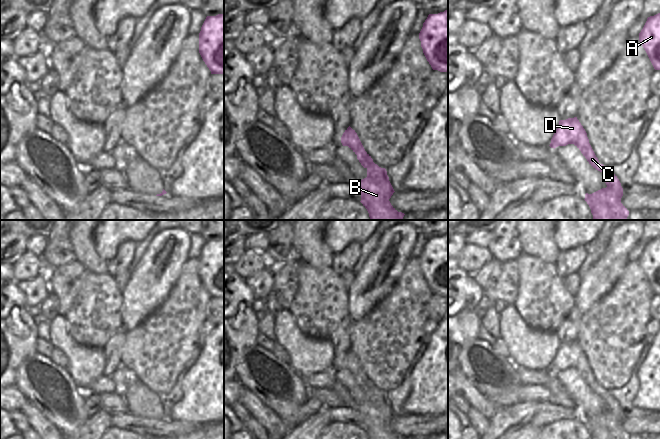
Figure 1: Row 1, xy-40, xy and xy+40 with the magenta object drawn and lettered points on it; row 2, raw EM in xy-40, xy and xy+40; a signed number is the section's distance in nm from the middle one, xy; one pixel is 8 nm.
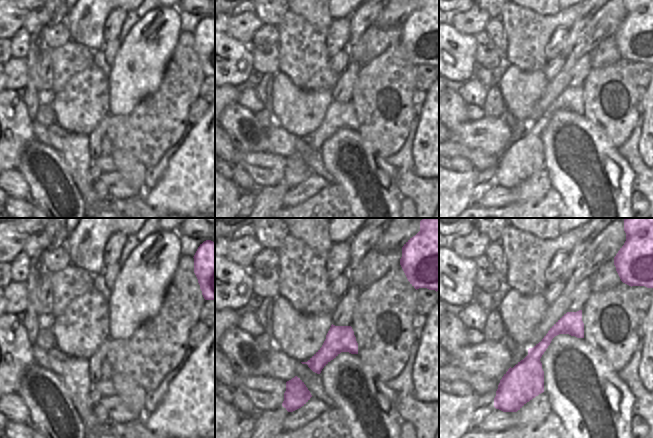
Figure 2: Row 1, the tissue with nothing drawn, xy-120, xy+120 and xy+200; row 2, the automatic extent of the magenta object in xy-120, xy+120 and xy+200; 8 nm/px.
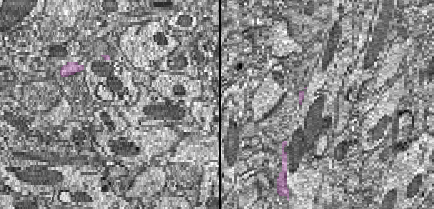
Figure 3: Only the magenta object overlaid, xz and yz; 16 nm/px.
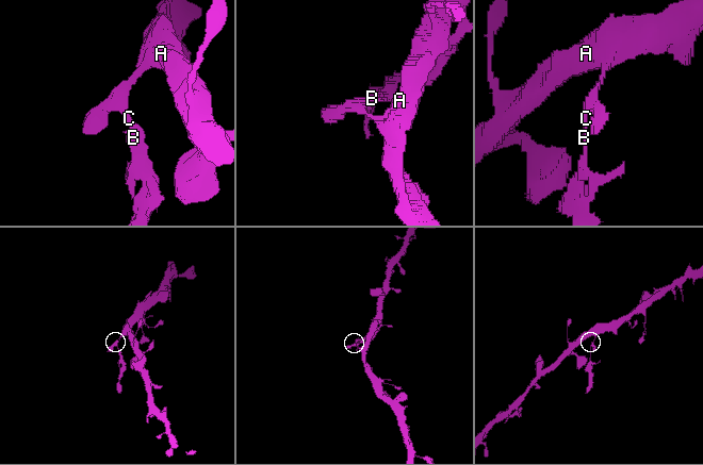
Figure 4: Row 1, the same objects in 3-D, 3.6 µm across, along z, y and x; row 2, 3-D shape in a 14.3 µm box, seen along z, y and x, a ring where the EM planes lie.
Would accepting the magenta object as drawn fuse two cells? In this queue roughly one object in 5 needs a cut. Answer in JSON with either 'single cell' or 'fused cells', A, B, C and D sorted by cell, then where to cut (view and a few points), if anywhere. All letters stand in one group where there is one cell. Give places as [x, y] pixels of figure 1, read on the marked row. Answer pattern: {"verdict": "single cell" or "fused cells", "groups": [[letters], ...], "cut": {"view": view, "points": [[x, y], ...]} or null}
{"verdict": "fused cells", "groups": [["A", "C", "D"], ["B"]], "cut": {"view": "xy", "points": [[372, 161], [367, 168]]}}

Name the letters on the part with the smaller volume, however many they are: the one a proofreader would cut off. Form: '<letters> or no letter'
B

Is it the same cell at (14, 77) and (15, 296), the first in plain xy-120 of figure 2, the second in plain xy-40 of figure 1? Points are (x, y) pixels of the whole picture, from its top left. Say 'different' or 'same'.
different

